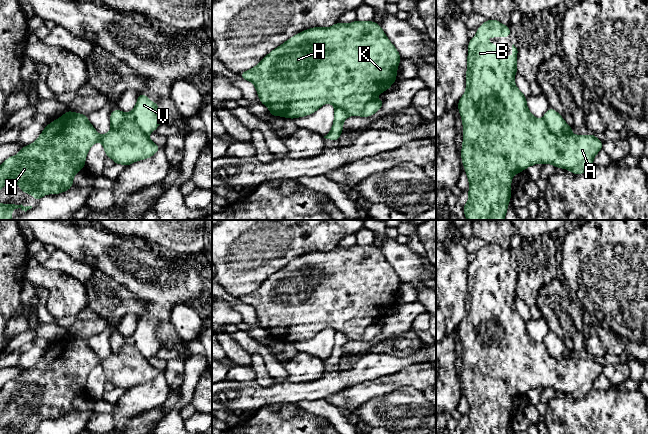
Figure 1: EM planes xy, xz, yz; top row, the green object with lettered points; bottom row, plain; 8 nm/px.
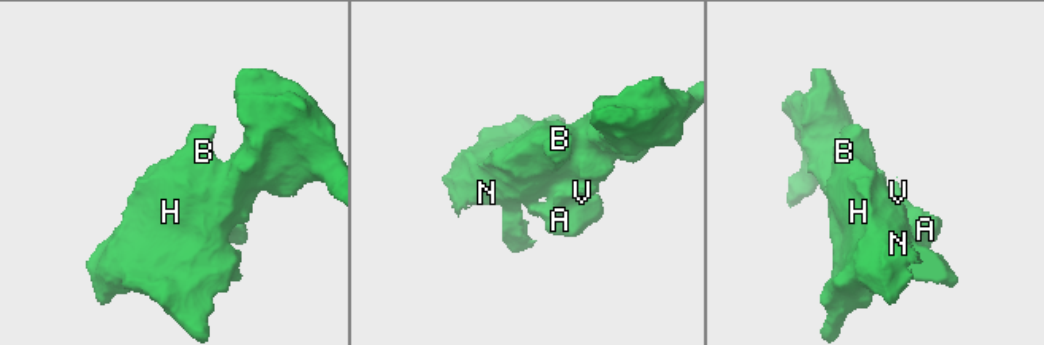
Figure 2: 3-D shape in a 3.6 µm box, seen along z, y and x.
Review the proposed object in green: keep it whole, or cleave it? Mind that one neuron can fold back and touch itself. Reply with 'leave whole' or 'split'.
split

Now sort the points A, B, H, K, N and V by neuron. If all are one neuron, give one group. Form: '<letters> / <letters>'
A B H K N / V

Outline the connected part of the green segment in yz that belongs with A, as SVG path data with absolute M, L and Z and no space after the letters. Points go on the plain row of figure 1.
M496 243L486 244L477 254L474 262L469 263L466 316L458 325L458 333L463 348L463 367L461 383L470 411L469 423L463 434L507 434L511 424L512 401L526 392L542 387L570 394L574 399L585 397L596 378L602 374L603 366L589 359L554 358L544 343L535 342L529 335L526 320L517 312L514 301L517 297L517 272L512 269L512 284L496 269L485 265L484 261L511 261L510 251Z

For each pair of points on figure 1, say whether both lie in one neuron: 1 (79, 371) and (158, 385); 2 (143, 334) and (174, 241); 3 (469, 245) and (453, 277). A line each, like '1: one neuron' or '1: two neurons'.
1: two neurons
2: two neurons
3: two neurons

